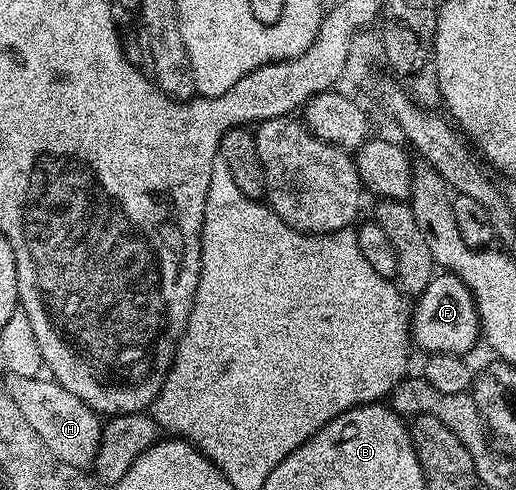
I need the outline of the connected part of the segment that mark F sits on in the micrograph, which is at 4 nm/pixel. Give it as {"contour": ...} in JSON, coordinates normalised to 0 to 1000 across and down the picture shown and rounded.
{"contour":[[[845,559],[802,618],[804,637],[798,633],[793,643],[793,673],[802,706],[812,706],[820,720],[903,727],[905,714],[921,698],[930,698],[928,633],[921,608],[901,573],[882,559]]]}

